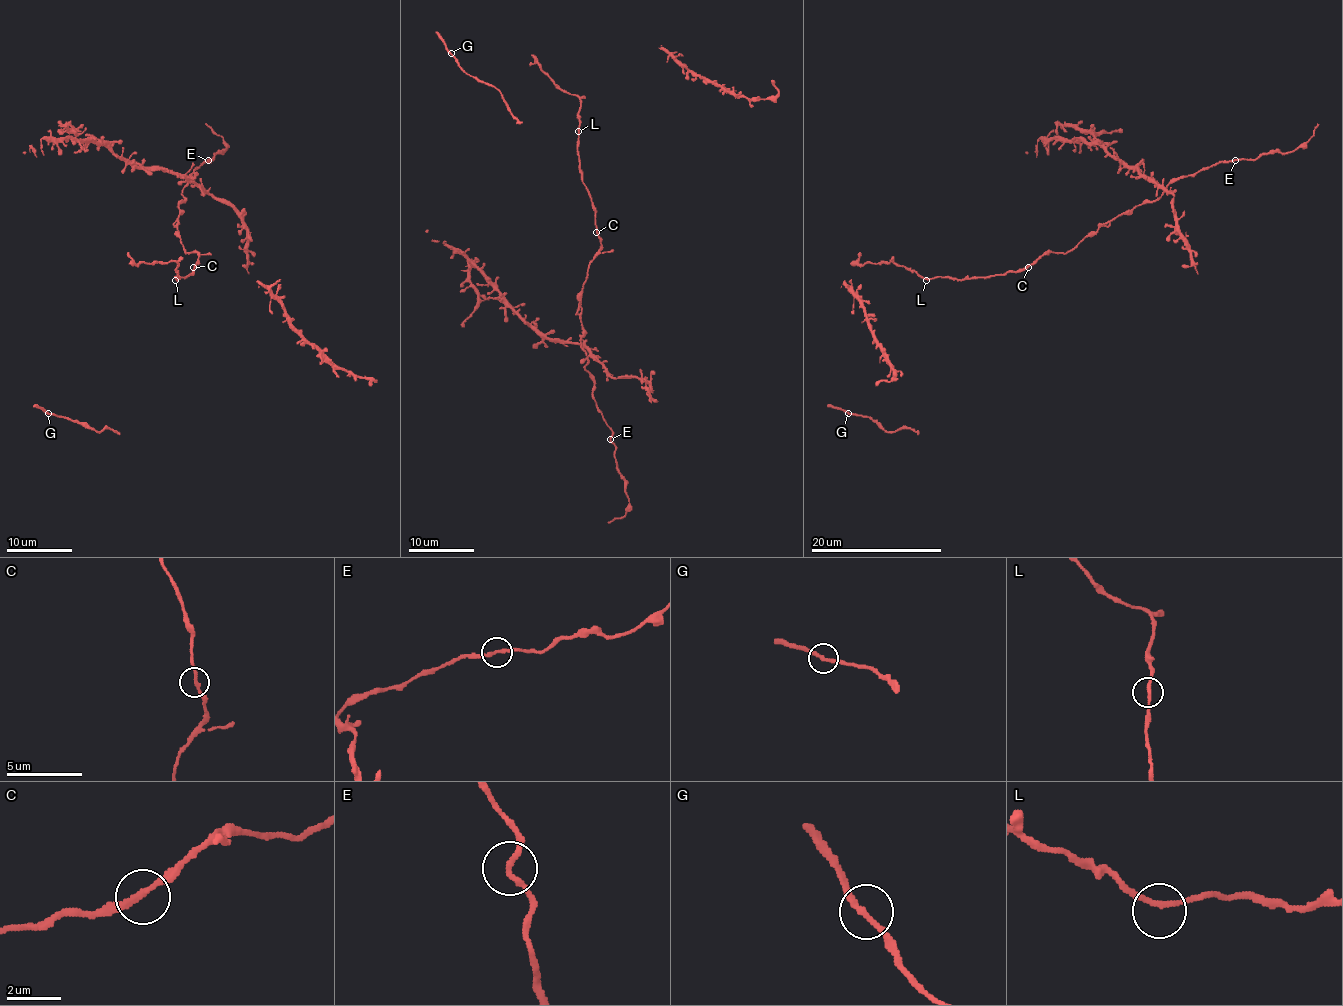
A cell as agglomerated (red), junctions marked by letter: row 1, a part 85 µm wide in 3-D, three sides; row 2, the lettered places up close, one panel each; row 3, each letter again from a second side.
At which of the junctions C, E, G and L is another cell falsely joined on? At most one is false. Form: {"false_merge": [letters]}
{"false_merge": []}

